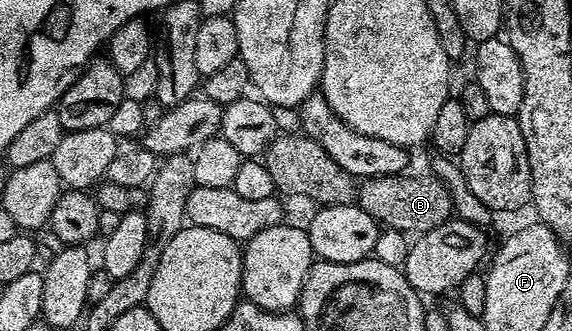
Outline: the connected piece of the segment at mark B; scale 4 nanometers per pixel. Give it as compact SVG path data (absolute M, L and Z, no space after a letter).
M403 172L383 178L365 179L357 187L356 205L383 227L409 232L414 236L426 234L432 228L451 221L454 204L444 183L433 176L409 178L408 175L409 173Z

